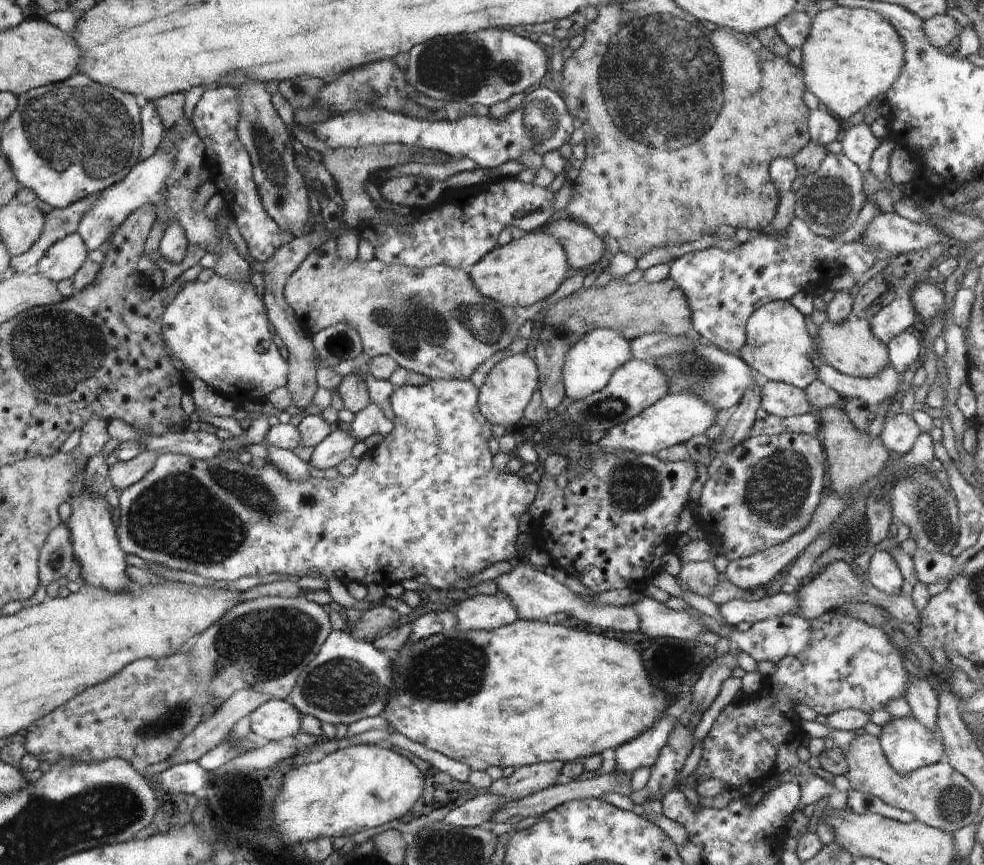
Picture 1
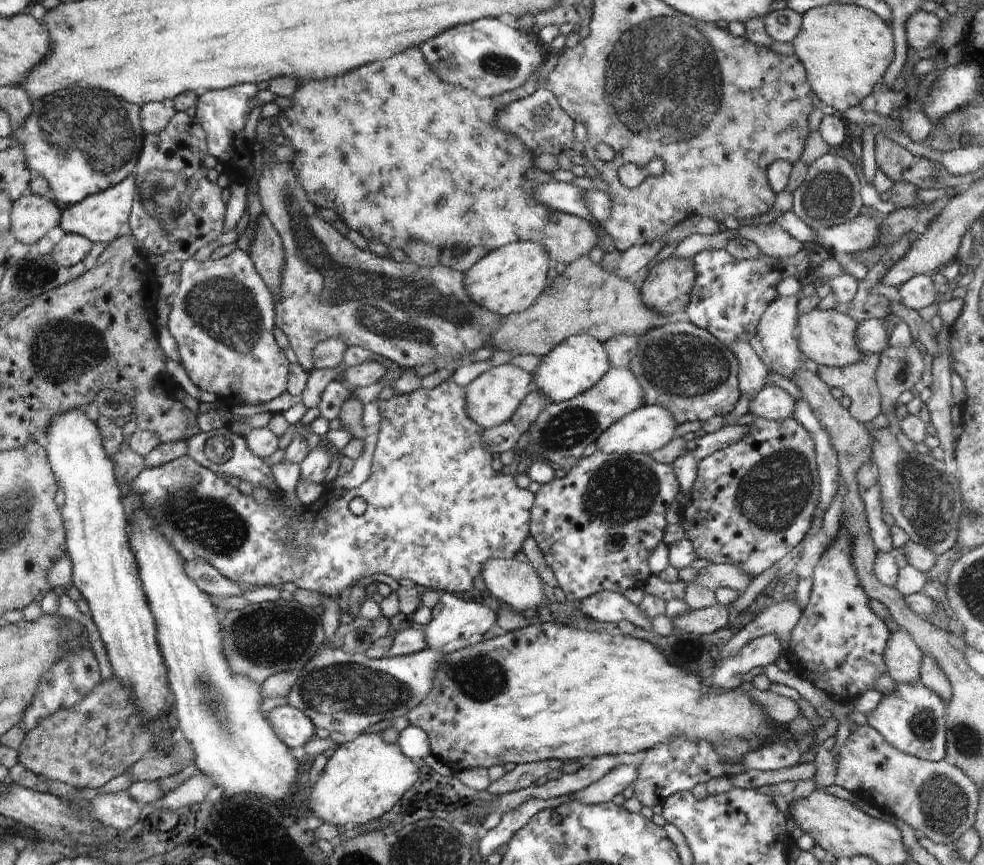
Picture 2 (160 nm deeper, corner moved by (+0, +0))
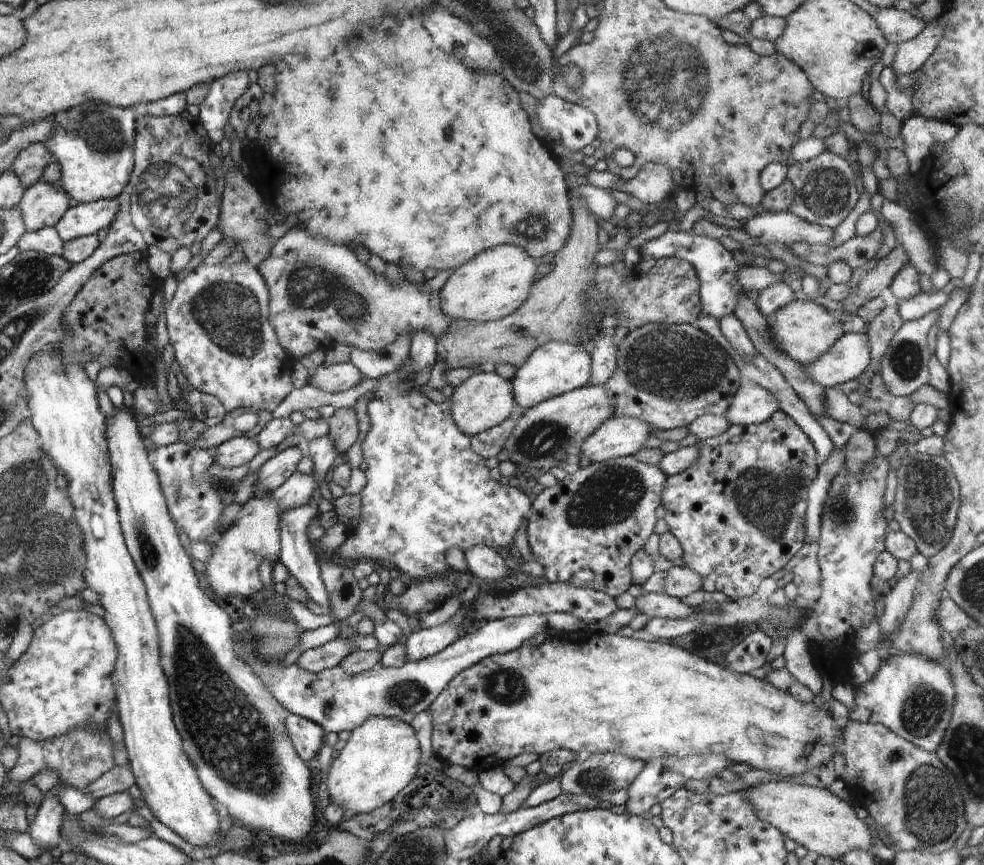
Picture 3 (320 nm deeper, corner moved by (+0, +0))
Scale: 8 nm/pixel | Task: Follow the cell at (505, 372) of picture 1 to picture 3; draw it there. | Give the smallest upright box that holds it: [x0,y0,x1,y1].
[449,371,515,437]

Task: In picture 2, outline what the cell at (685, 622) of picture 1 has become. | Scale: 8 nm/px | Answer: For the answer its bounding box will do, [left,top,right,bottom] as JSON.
[568,591,653,630]

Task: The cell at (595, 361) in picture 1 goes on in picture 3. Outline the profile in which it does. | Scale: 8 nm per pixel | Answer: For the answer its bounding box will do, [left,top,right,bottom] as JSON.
[510,341,590,409]

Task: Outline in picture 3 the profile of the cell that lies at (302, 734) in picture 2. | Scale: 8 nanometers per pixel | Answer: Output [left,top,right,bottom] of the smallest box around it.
[285,713,325,760]

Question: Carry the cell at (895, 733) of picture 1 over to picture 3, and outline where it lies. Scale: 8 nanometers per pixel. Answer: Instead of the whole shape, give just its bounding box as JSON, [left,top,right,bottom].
[849,652,955,753]

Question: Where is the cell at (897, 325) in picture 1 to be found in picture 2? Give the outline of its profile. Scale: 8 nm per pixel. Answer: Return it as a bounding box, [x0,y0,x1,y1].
[856,319,889,355]

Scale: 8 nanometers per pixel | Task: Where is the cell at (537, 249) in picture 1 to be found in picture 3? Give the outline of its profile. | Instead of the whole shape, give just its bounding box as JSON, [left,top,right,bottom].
[439,245,536,323]

